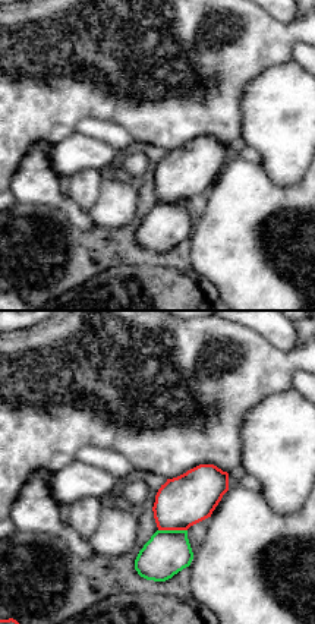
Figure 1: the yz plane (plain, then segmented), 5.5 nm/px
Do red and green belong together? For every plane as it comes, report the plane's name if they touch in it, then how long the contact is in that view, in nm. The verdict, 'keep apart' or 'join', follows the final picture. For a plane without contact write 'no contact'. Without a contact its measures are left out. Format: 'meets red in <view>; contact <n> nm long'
meets red in yz; contact 160 nm long

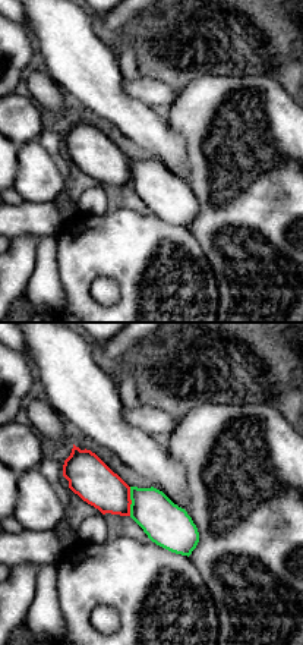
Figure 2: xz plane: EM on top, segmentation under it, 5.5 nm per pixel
meets red in xz; contact 160 nm long

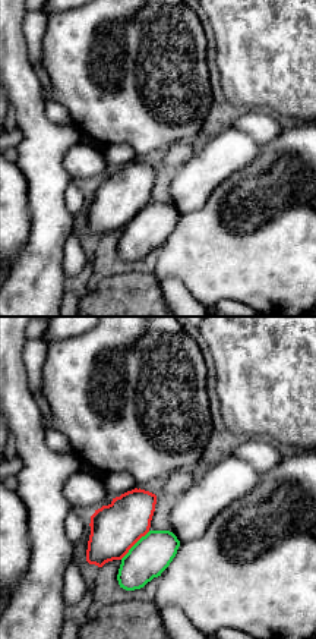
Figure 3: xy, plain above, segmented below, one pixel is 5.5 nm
meets red in xy; contact 220 nm long

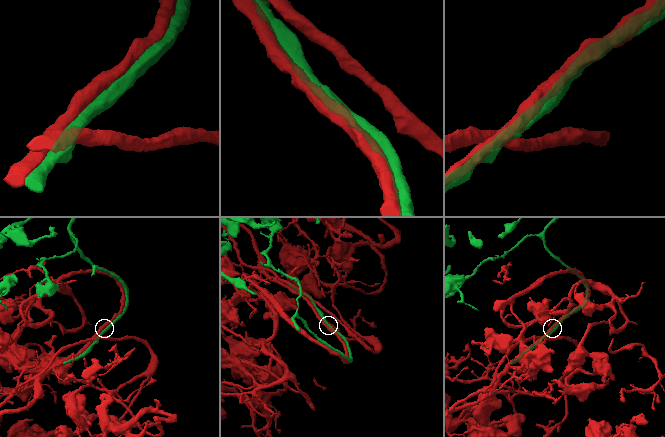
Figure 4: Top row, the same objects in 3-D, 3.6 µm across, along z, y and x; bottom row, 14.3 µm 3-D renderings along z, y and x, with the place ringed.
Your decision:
join

